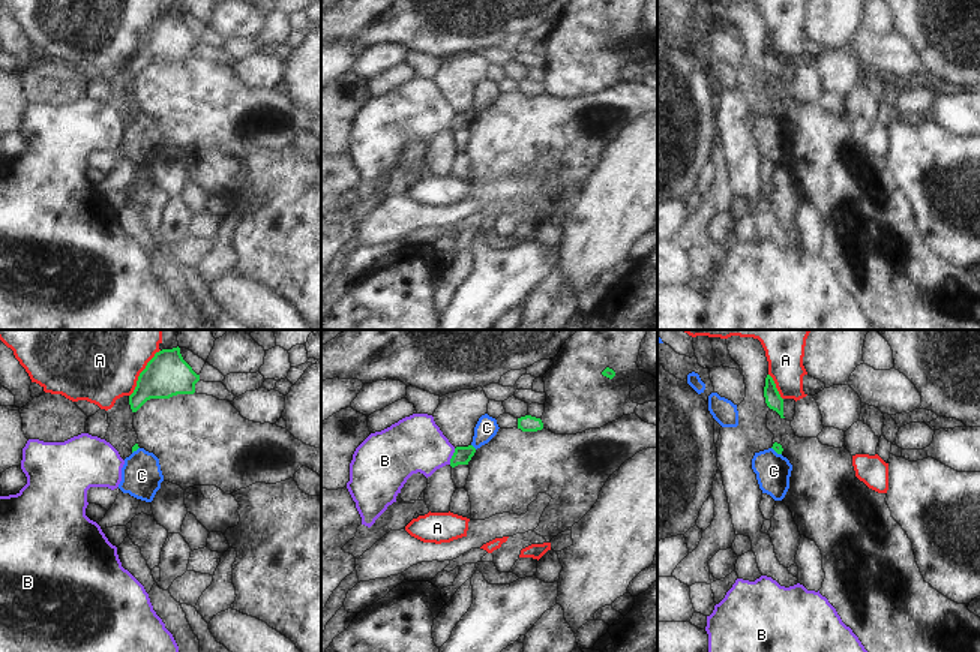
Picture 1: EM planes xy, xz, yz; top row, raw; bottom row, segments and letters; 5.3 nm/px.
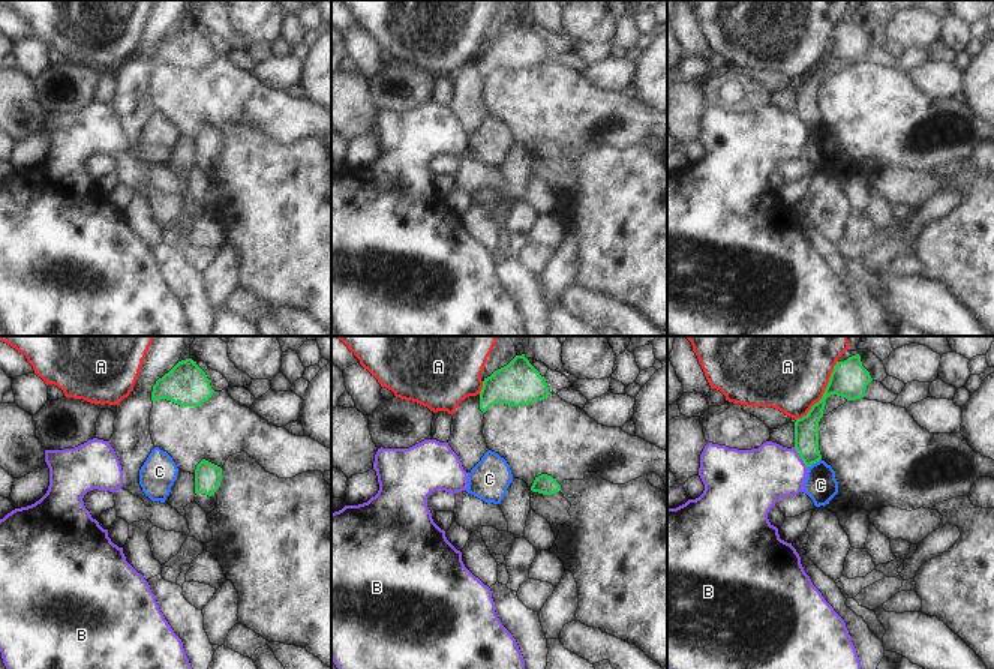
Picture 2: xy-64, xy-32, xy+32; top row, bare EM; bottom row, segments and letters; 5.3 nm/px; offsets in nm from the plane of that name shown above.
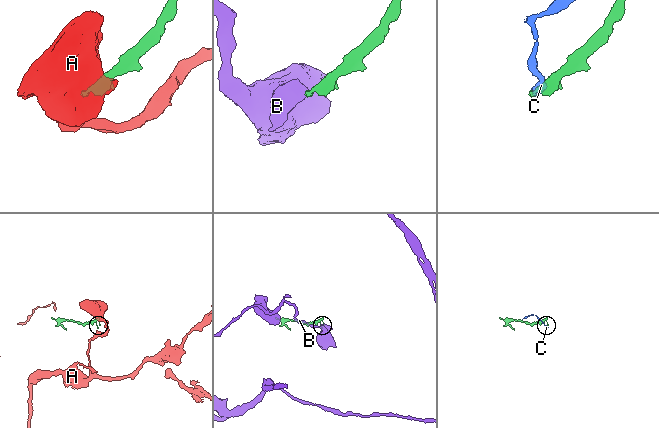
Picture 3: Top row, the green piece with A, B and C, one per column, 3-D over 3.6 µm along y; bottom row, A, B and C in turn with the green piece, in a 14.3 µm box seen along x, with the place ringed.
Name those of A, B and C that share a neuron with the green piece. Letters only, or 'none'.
none.

